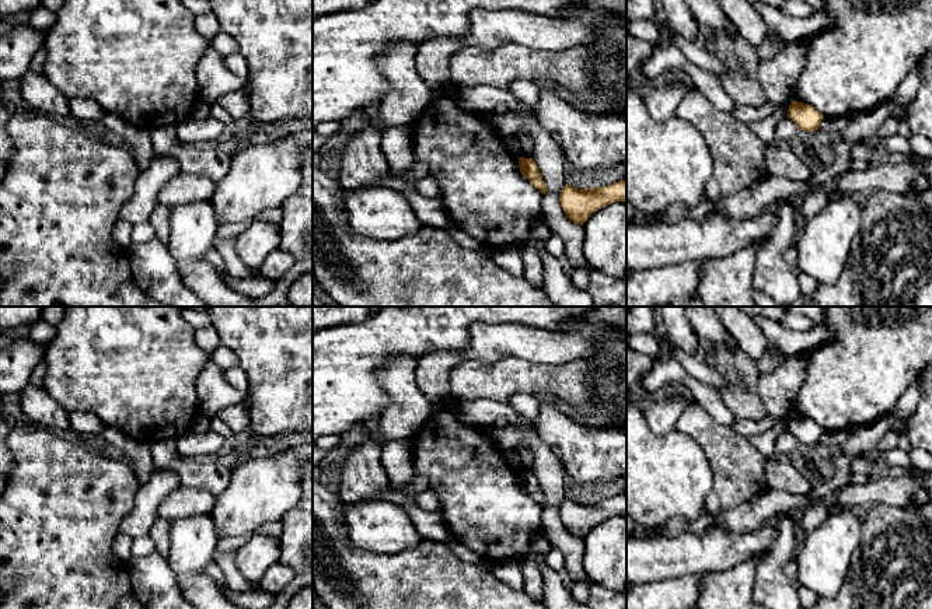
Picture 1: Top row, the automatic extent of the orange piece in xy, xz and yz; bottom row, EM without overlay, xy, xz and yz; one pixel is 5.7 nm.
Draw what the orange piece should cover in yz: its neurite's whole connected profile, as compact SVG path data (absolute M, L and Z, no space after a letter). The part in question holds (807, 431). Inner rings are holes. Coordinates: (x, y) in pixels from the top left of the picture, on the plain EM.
M792 416L788 423L788 431L795 435L797 442L814 445L820 442L824 430L811 419L803 416Z

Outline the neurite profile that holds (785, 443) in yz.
M786 430L775 441L775 454L789 455L797 444L795 435Z

